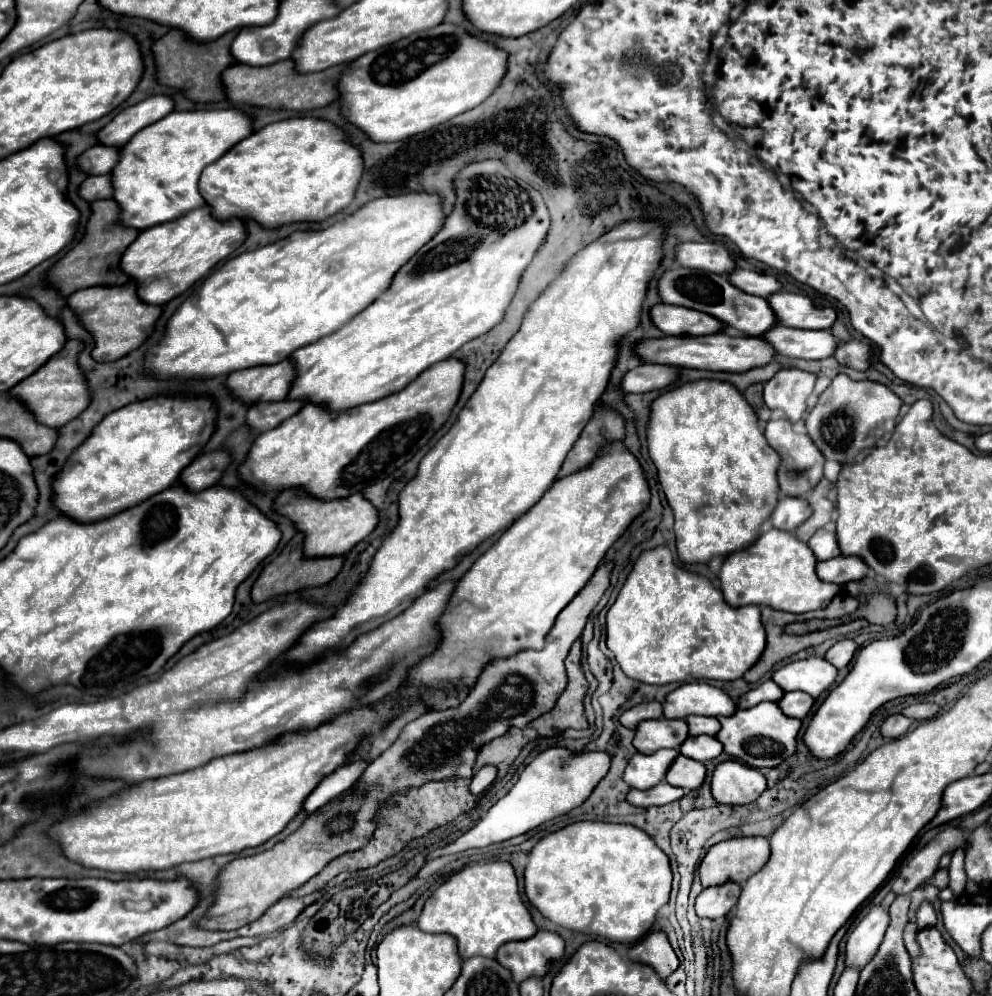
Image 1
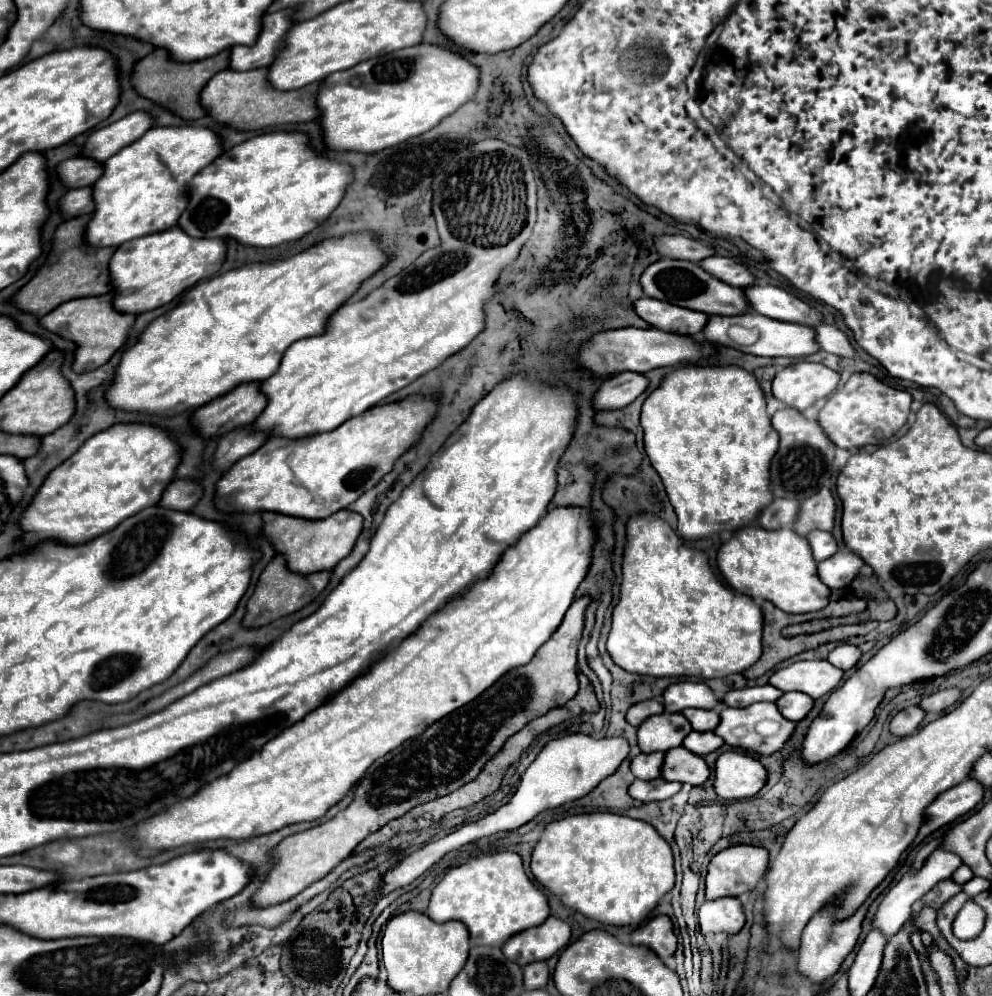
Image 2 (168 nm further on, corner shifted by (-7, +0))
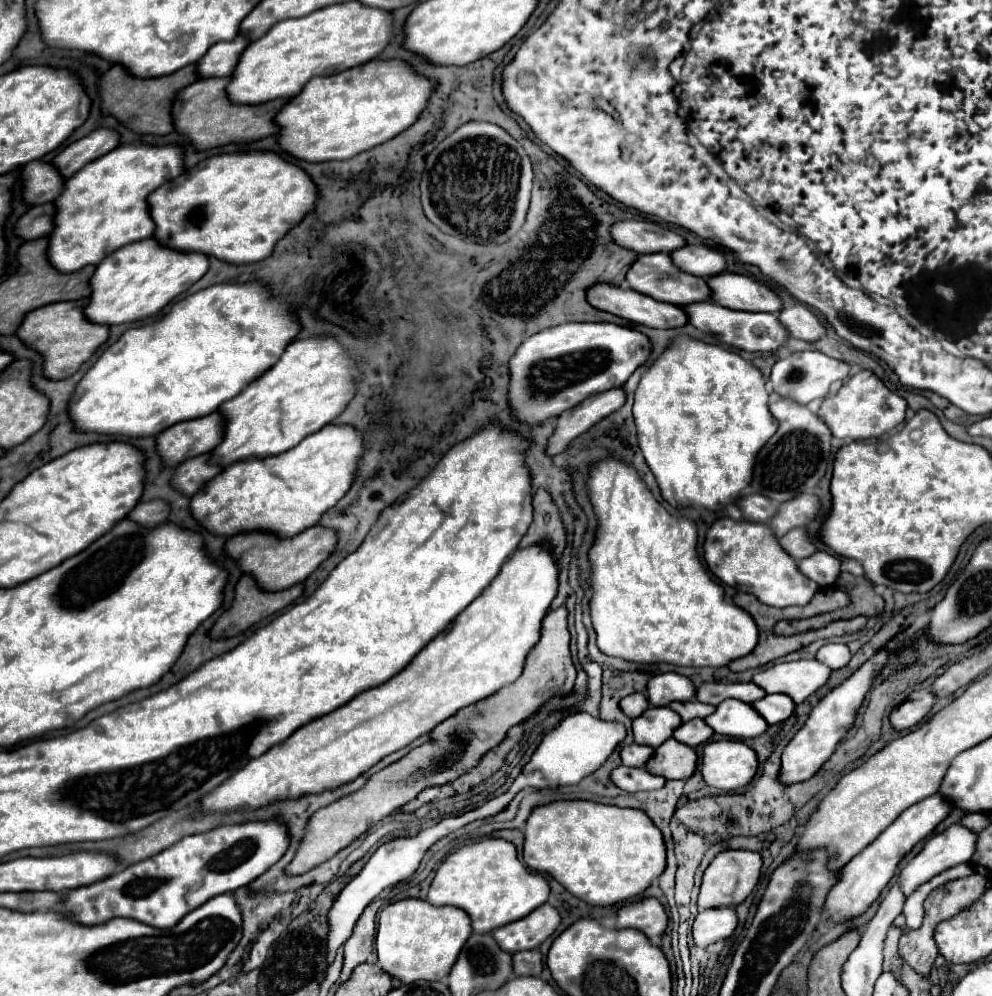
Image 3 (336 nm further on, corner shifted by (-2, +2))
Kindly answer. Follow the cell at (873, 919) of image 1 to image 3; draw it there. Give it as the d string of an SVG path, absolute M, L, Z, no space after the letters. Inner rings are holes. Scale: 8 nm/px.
M952 824L950 828L946 828L944 832L932 836L924 848L900 870L898 878L896 878L896 884L900 884L900 890L904 892L904 896L908 898L918 886L926 884L930 878L938 876L940 872L952 868L952 866L958 866L958 864L964 864L964 862L970 862L972 854L976 850L976 832L960 826L960 824Z

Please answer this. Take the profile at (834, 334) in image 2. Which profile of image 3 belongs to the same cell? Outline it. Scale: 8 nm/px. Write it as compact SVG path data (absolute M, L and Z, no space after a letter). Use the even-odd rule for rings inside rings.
M794 304L778 312L780 322L786 326L792 338L800 338L806 342L816 342L826 336L826 328L820 318L804 304Z

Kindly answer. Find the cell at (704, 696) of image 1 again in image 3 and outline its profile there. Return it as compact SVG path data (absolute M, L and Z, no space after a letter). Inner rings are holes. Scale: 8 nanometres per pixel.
M668 672L668 674L656 674L648 682L648 700L652 706L668 706L670 702L688 702L696 696L696 686L690 678Z

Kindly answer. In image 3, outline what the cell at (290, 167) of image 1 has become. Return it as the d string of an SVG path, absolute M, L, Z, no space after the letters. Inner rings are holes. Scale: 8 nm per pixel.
M270 150L256 152L230 152L214 154L200 164L188 168L176 180L162 184L148 204L152 204L152 220L156 224L154 238L174 250L196 250L208 256L216 256L232 264L250 264L268 258L280 238L284 238L294 226L298 226L306 214L310 214L320 198L318 188L308 172L300 166L284 160Z

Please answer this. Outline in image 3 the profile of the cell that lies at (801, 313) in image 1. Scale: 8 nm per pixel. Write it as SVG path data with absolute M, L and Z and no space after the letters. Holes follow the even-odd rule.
M724 272L724 276L714 276L712 280L708 280L708 284L712 284L712 300L730 310L748 310L748 312L782 310L782 300L776 292L742 274Z

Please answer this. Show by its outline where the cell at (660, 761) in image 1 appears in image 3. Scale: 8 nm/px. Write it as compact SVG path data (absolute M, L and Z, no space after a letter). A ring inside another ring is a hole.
M640 744L624 746L622 752L620 752L622 764L630 766L630 768L642 768L642 766L646 766L646 762L652 758L652 754L654 754L654 748L640 746Z

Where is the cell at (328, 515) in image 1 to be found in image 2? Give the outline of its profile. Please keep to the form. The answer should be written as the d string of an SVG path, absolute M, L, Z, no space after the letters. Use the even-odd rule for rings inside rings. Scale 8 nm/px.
M339 510L325 520L303 520L303 518L283 516L275 512L263 512L261 518L263 518L265 538L271 542L275 552L285 554L289 570L297 574L333 570L335 564L353 550L355 540L363 528L363 518L349 510Z

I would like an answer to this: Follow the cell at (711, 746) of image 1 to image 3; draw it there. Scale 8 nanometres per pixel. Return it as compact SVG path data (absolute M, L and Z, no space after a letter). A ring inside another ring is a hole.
M692 720L688 724L682 724L676 732L674 732L674 738L686 746L700 746L700 744L706 744L710 738L712 738L712 728L704 722L704 720Z

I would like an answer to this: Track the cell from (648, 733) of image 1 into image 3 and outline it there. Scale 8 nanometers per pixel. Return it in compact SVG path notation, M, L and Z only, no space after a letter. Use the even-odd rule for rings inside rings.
M668 706L662 708L648 708L642 716L632 722L634 742L658 748L668 738L672 738L674 730L682 724L680 716Z

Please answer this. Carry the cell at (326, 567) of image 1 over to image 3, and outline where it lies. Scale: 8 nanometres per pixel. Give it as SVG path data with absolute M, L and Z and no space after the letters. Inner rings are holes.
M242 574L242 578L238 580L236 584L236 598L234 598L234 604L216 620L214 628L210 630L210 636L212 638L230 638L230 636L236 636L236 634L242 634L246 632L250 626L258 624L260 620L264 620L266 616L272 616L276 614L278 610L284 610L286 606L294 604L296 598L300 598L304 592L304 584L294 584L286 590L278 590L278 592L268 592L264 588L258 586L258 582L254 580L254 576L250 574Z

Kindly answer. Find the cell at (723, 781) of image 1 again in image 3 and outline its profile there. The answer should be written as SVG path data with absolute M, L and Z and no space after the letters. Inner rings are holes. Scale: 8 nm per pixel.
M740 740L708 742L702 756L702 776L708 786L734 792L752 782L758 772L758 758L752 748Z

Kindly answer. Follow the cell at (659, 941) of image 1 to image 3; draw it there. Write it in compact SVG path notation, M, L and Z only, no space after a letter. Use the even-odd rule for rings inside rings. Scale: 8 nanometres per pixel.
M644 898L634 904L626 904L618 912L618 928L634 928L644 932L656 946L668 926L668 916L656 898Z

